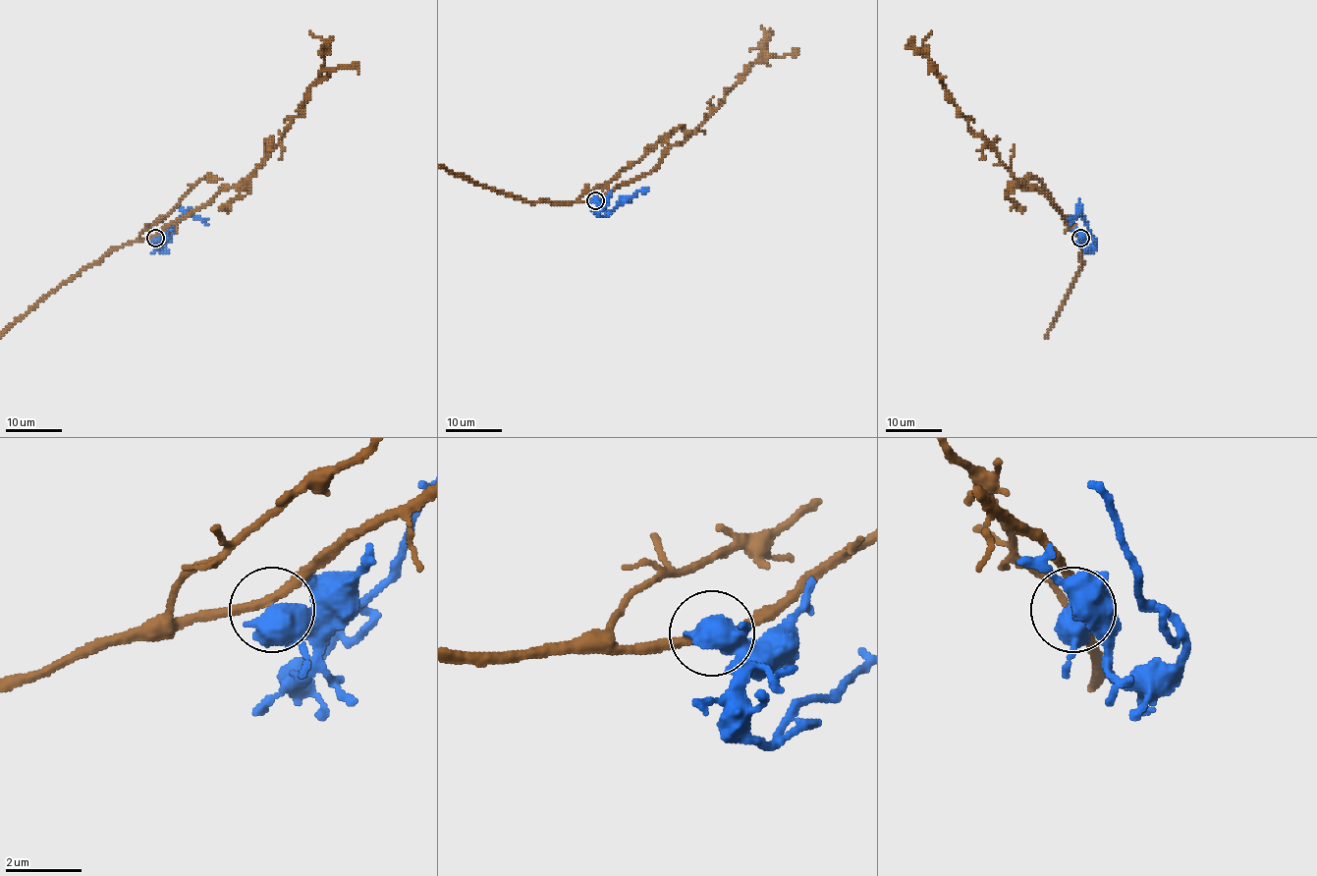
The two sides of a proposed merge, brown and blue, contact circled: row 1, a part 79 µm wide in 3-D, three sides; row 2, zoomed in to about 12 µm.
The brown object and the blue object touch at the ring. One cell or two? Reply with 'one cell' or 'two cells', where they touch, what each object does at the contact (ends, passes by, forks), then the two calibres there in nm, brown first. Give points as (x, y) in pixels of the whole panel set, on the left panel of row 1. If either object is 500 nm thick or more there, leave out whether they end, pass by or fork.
two cells | (155, 238) | 240/550 nm

